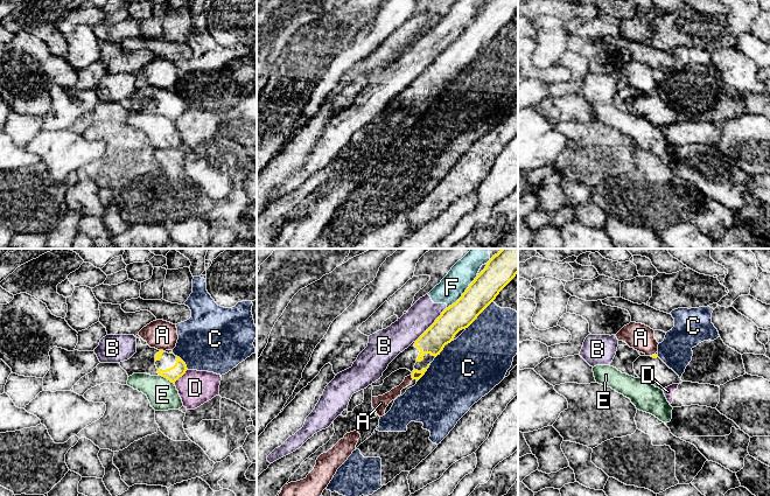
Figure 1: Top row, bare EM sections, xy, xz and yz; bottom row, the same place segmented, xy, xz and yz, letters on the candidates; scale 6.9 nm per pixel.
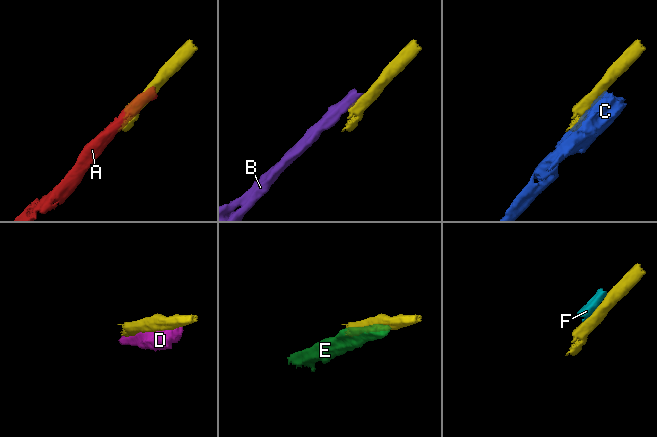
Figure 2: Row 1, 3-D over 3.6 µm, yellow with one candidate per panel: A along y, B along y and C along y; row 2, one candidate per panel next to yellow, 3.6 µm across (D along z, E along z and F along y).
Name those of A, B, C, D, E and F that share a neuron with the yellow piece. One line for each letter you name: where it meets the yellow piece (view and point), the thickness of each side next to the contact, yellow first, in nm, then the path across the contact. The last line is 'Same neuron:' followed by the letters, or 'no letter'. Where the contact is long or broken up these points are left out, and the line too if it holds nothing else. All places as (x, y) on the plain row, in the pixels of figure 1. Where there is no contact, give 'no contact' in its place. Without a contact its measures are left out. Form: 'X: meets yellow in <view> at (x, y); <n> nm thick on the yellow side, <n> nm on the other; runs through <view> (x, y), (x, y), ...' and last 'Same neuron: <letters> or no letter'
Same neuron: no letter

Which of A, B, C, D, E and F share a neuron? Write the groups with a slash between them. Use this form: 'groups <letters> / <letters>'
groups A / B F / C / D / E

